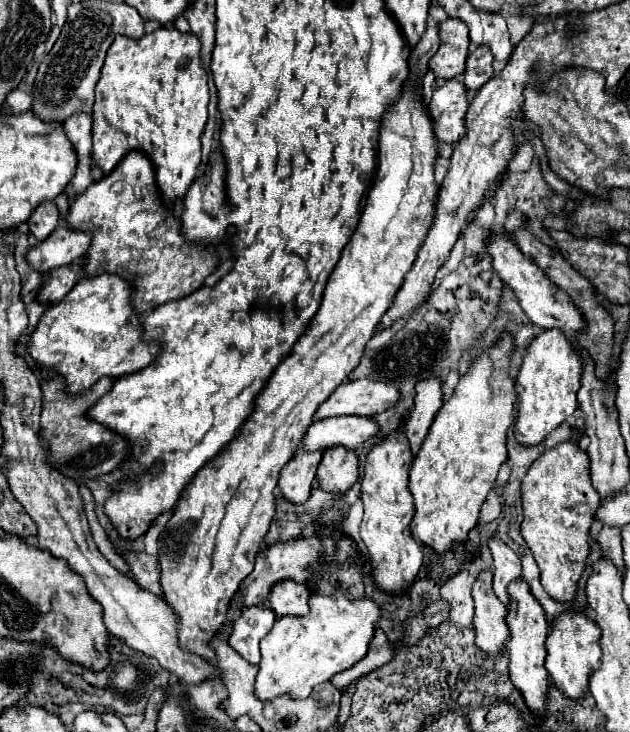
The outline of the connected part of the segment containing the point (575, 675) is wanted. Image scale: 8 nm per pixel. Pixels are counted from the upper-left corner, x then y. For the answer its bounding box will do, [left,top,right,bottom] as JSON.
[546,612,602,700]

